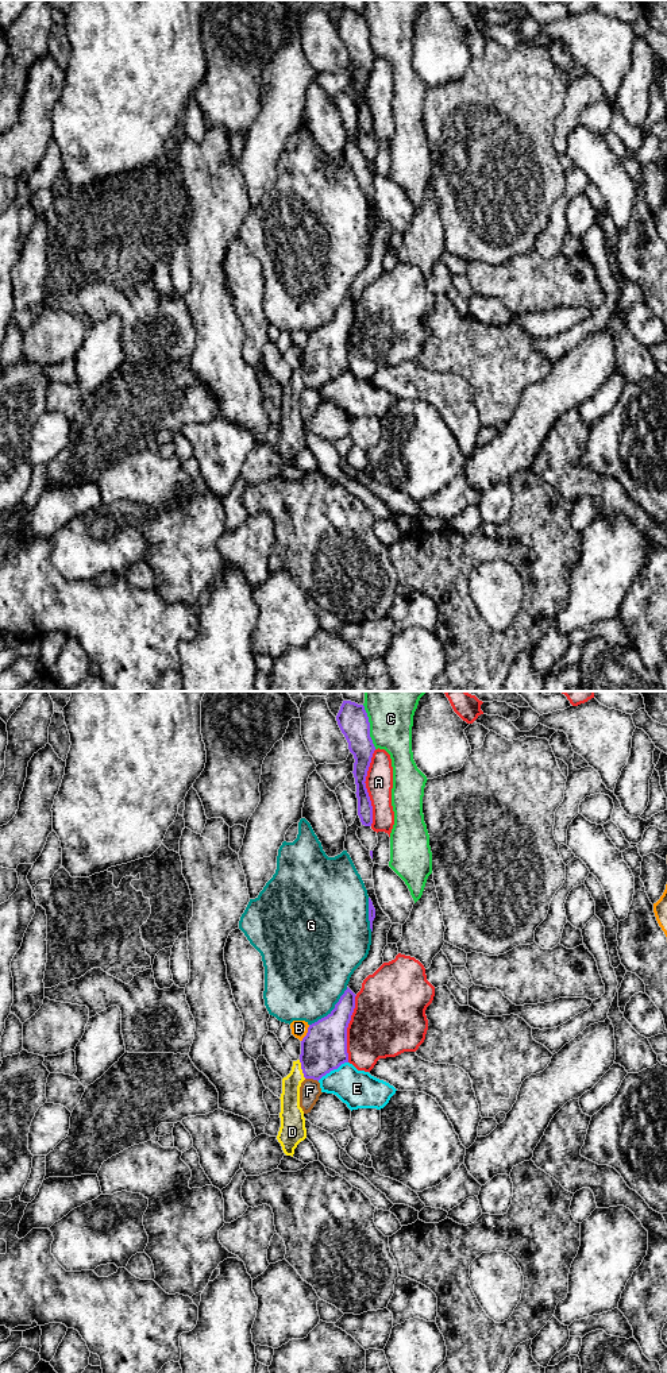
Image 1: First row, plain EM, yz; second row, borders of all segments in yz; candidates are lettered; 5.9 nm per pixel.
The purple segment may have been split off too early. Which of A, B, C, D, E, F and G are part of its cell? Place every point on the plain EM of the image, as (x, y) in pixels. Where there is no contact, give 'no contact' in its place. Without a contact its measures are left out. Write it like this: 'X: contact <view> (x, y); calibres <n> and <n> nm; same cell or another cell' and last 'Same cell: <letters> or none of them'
A: contact yz (365, 96); calibres 150 and 160 nm; another cell
B: contact yz (307, 342); calibres 280 and 100 nm; another cell
C: contact yz (369, 35); calibres 180 and 340 nm; another cell
D: contact yz (301, 377); calibres 280 and 120 nm; same cell
E: contact yz (332, 378); calibres 280 and 220 nm; another cell
F: contact yz (312, 386); calibres 280 and 130 nm; another cell
G: contact yz (332, 319); calibres 280 and 480 nm; another cell
Same cell: D

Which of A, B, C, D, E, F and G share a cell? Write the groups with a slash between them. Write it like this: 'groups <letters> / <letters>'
groups A / B / C / D / E / F / G

